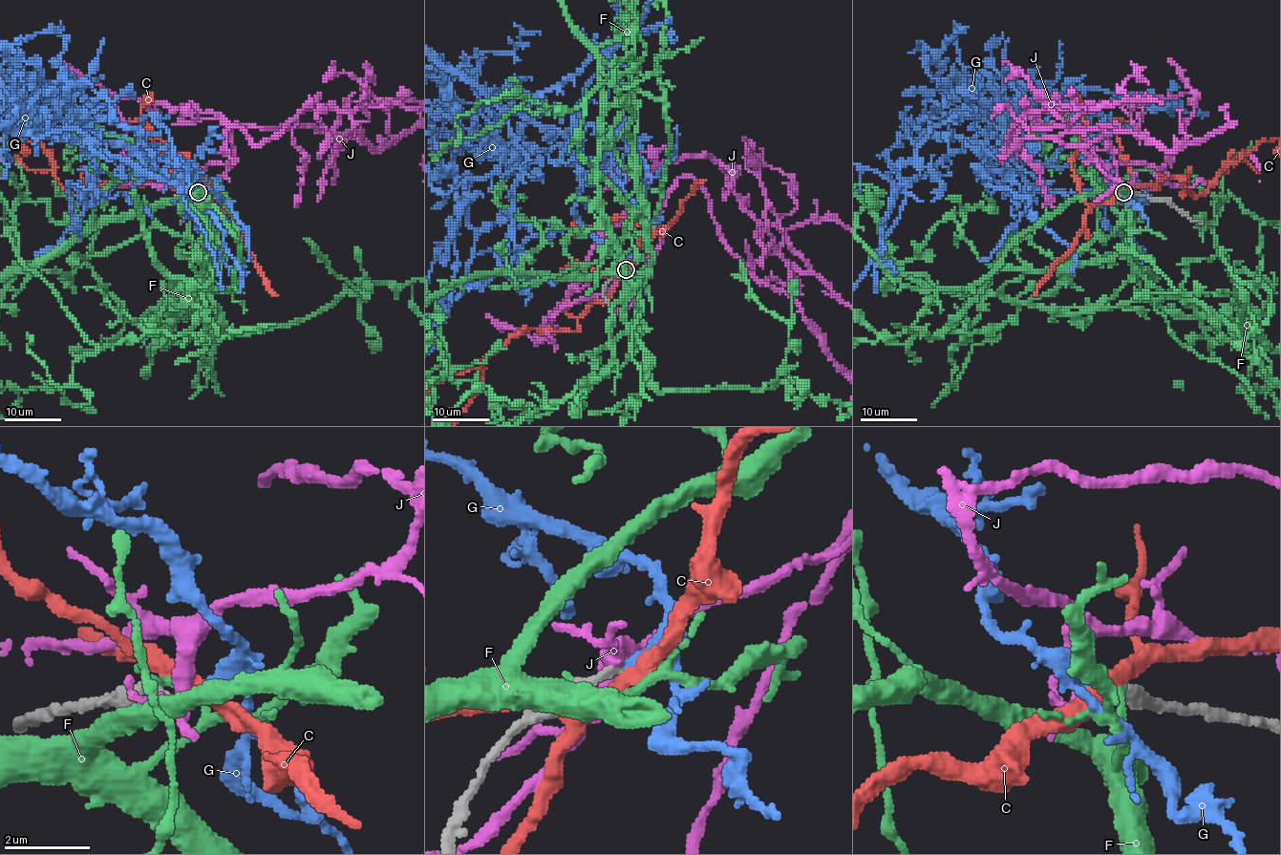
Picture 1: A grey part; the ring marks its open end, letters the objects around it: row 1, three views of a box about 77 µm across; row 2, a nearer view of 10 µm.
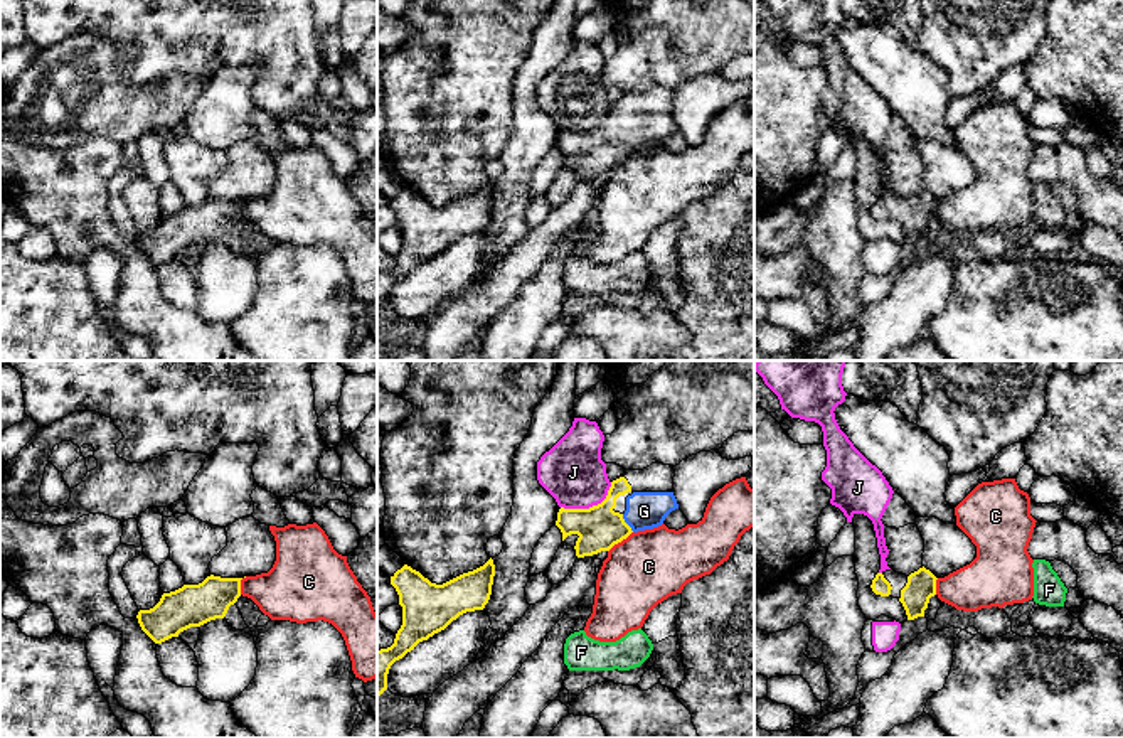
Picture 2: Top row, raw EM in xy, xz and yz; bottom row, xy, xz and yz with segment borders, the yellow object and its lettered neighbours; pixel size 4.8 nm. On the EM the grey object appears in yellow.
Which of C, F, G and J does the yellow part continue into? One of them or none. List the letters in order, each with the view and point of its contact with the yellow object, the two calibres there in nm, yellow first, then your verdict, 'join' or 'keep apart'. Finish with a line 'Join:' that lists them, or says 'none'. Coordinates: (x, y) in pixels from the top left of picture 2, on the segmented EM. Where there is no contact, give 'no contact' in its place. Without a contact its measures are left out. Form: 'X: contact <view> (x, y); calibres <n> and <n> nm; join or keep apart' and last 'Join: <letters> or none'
C: contact xz (620, 541); calibres 220 and 340 nm; keep apart
F: no contact; keep apart
G: contact xz (625, 523); calibres 220 and 180 nm; join
J: contact xz (590, 508); calibres 220 and 300 nm; keep apart
Join: G

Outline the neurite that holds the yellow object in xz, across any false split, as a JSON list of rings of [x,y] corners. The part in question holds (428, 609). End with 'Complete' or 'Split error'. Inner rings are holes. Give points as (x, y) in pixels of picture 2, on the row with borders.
[[[492,558],[483,566],[443,585],[431,583],[407,564],[391,576],[402,607],[402,625],[394,644],[377,650],[377,699],[387,689],[387,674],[396,660],[419,642],[444,630],[460,615],[485,608],[492,595],[493,576]]]. Complete

